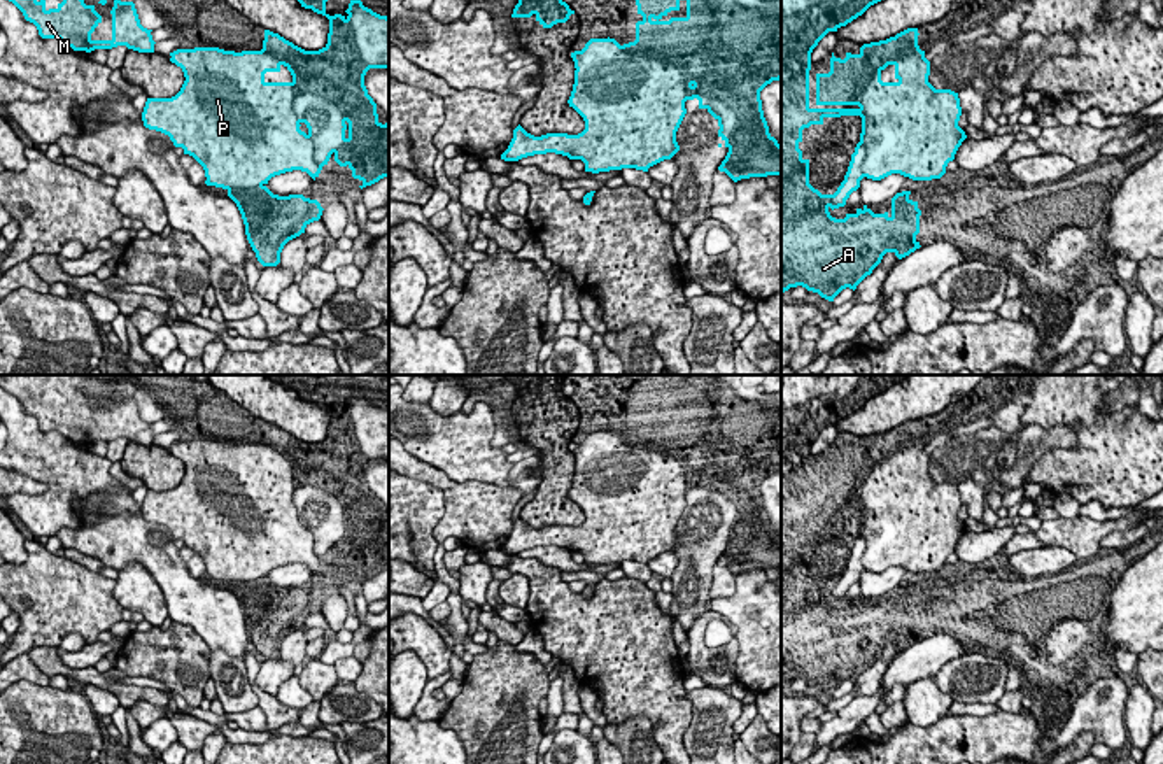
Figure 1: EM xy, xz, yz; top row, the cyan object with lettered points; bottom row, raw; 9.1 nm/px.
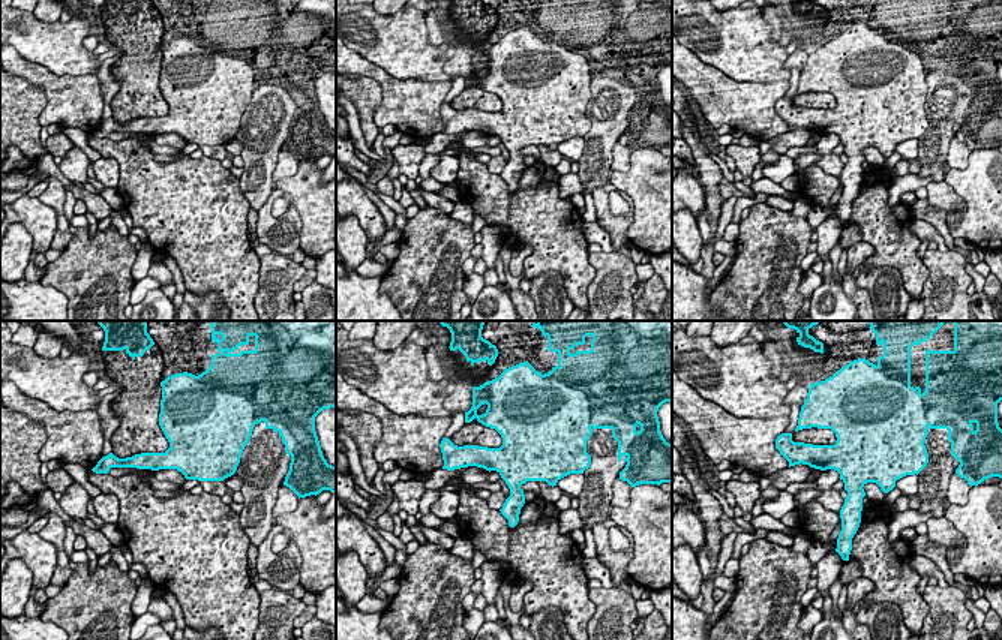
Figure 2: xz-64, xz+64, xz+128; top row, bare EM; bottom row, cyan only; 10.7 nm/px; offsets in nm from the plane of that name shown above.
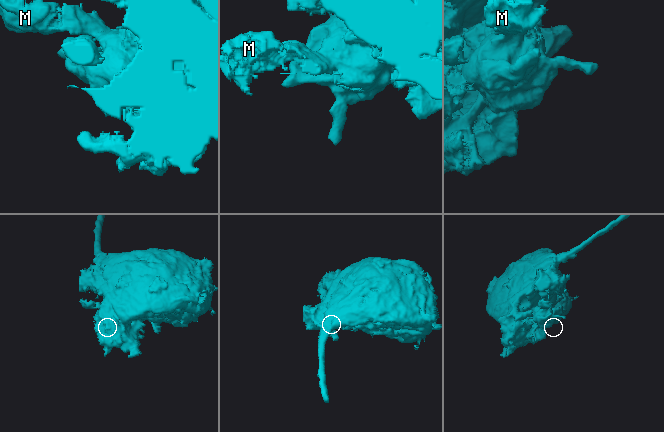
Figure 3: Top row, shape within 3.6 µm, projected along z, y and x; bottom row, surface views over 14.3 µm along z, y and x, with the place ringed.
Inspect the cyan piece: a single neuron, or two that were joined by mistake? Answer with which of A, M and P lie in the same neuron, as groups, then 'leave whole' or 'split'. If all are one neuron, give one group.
A M / P; split

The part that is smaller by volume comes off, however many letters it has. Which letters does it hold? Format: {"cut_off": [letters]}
{"cut_off": ["P"]}

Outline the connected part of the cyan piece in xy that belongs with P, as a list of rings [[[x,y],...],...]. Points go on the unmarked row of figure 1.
[[[219,440],[189,442],[193,466],[184,466],[180,484],[172,491],[147,491],[142,513],[149,522],[170,529],[175,540],[193,548],[205,562],[205,577],[222,582],[252,582],[275,568],[301,562],[314,573],[322,559],[314,554],[314,536],[300,522],[294,505],[296,480],[280,487],[280,477],[270,478],[266,485],[249,487],[245,468],[240,463],[240,445]]]

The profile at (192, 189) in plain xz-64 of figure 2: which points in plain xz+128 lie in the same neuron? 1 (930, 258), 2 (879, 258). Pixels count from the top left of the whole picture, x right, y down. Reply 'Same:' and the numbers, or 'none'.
Same: 2

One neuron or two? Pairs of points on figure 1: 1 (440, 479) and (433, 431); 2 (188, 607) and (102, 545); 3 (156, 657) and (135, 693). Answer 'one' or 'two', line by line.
1: two
2: one
3: two

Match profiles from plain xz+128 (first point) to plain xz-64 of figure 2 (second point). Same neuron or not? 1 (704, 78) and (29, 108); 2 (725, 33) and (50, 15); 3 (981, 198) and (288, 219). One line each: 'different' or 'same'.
1: different
2: different
3: different

